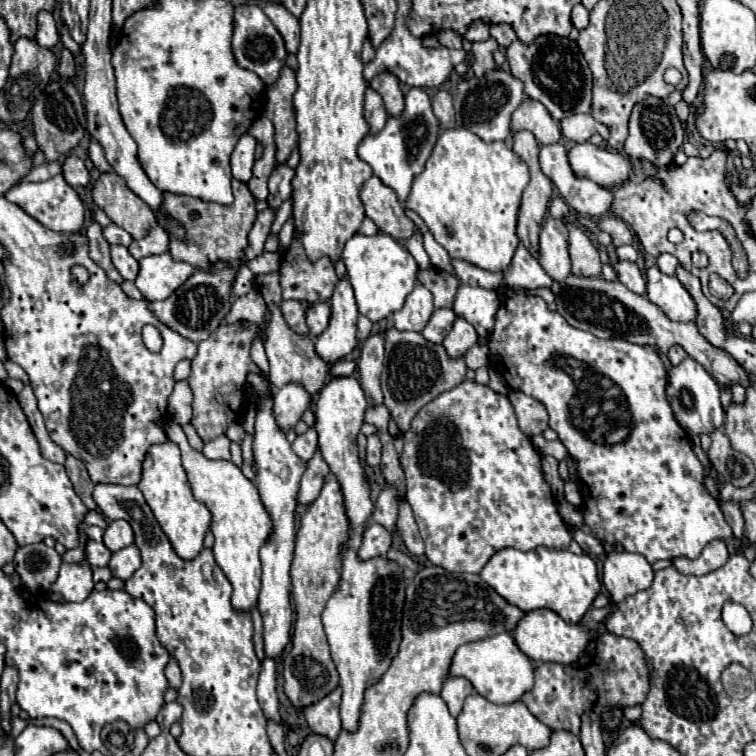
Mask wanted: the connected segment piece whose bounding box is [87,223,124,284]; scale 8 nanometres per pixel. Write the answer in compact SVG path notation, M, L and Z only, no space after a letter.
M91 223L87 227L87 239L89 239L89 249L91 249L91 259L103 269L108 278L118 284L122 284L124 279L111 263L109 257L109 243L105 241L105 237L101 235L101 225Z

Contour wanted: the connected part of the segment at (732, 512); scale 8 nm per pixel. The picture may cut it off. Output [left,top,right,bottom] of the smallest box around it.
[721,503,743,539]

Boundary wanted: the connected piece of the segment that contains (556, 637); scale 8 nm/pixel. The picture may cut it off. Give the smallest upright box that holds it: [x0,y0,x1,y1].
[513,609,597,665]

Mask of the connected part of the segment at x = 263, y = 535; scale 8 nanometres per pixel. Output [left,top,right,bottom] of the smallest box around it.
[163,421,273,613]

